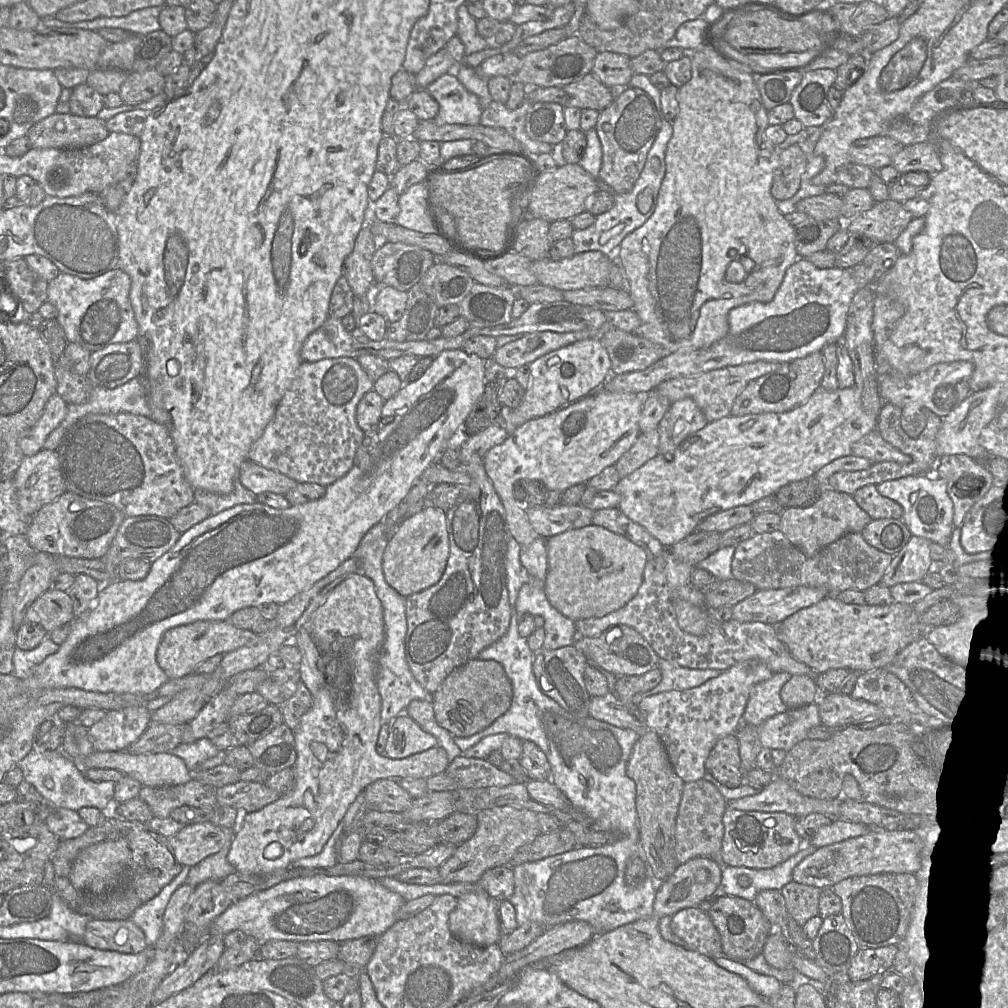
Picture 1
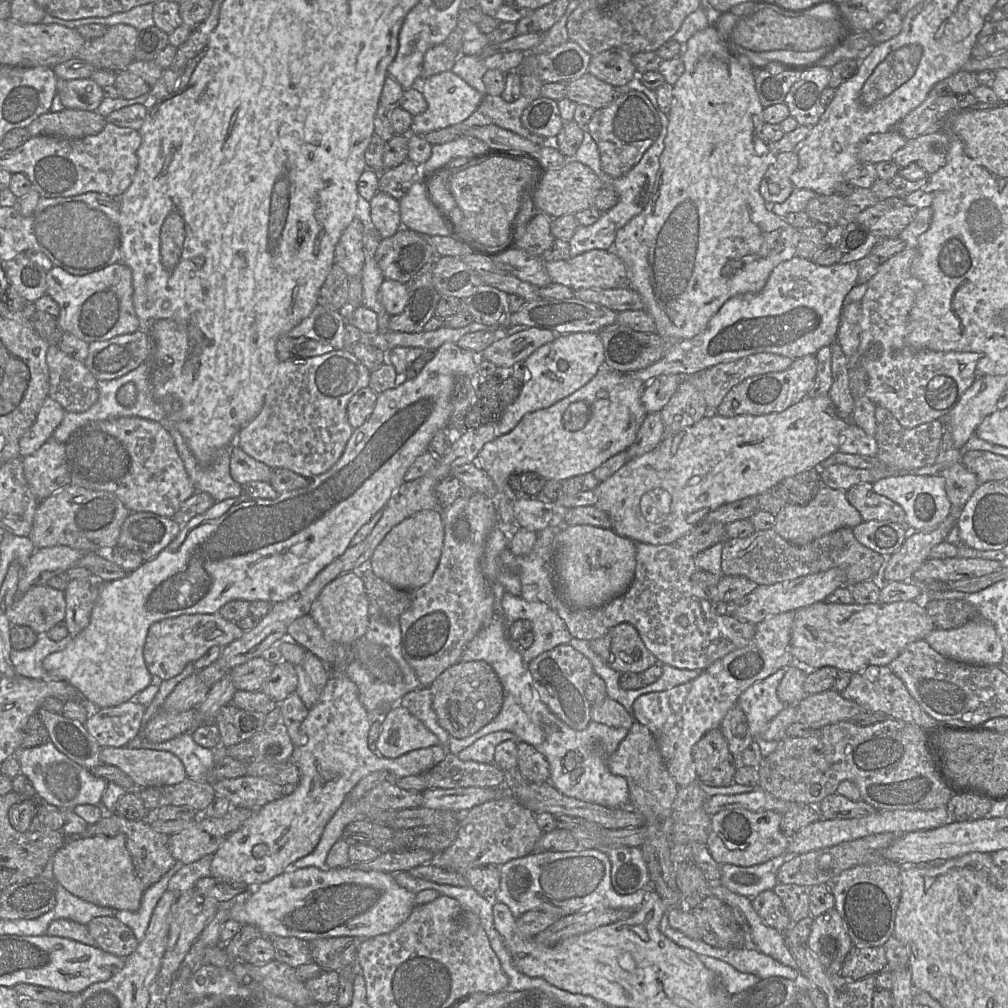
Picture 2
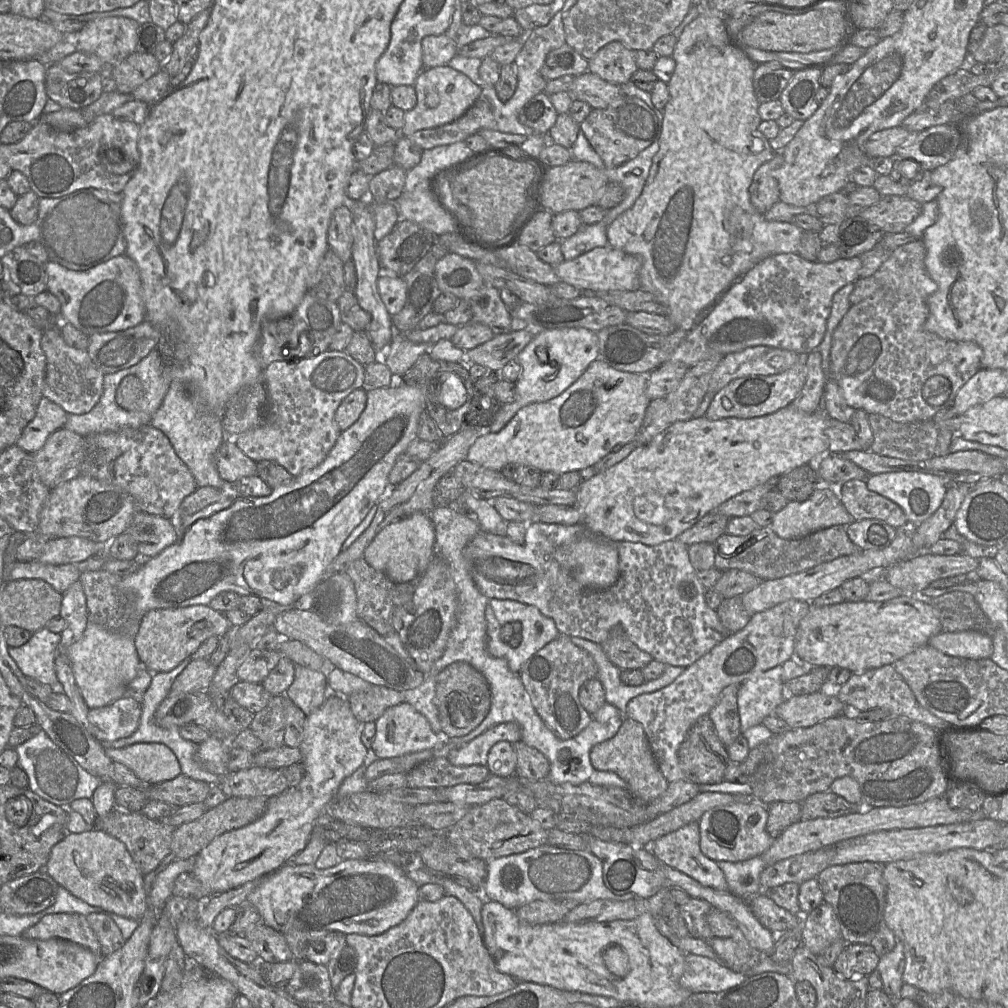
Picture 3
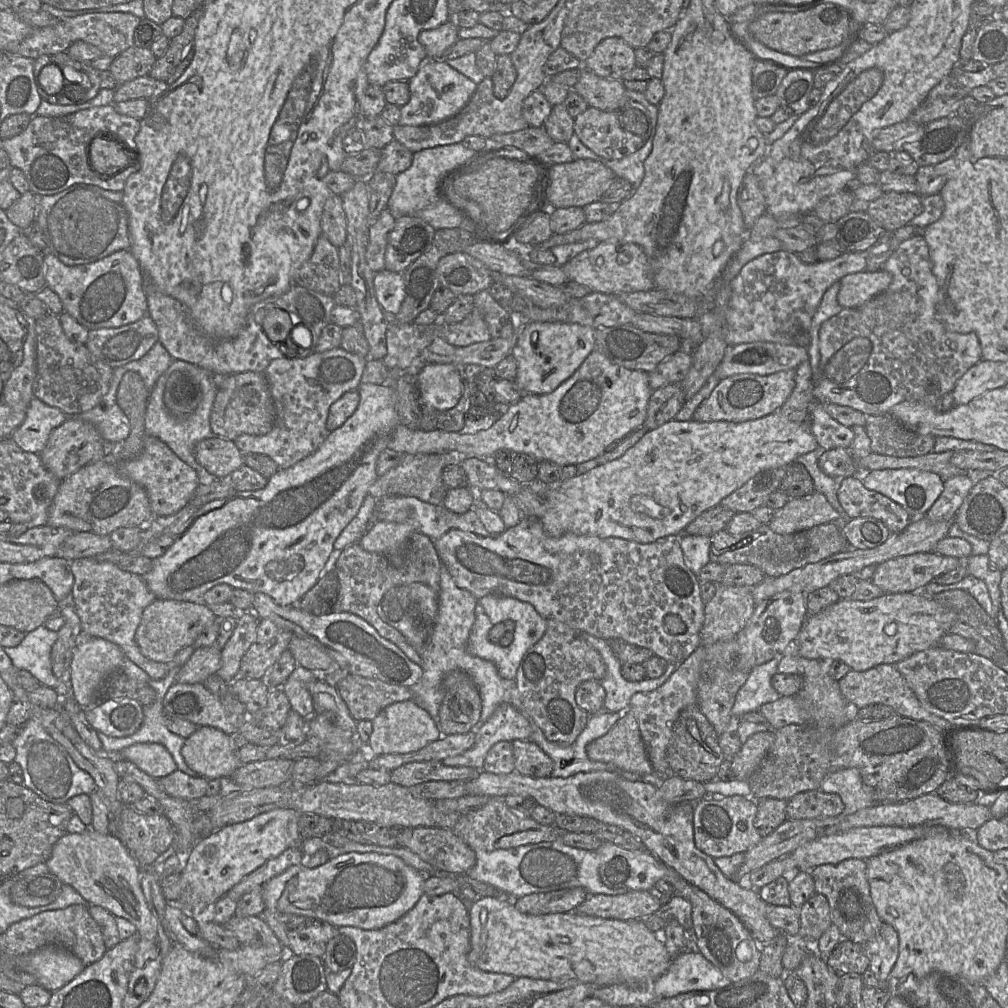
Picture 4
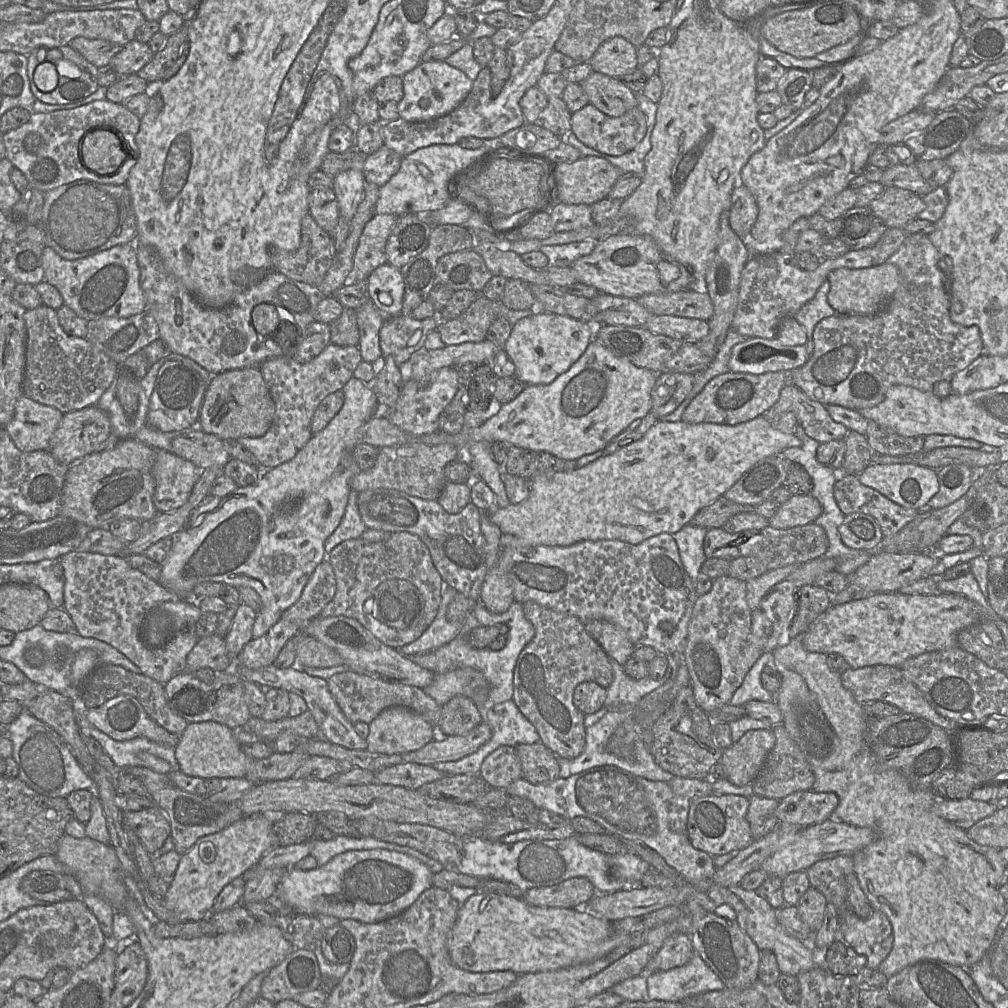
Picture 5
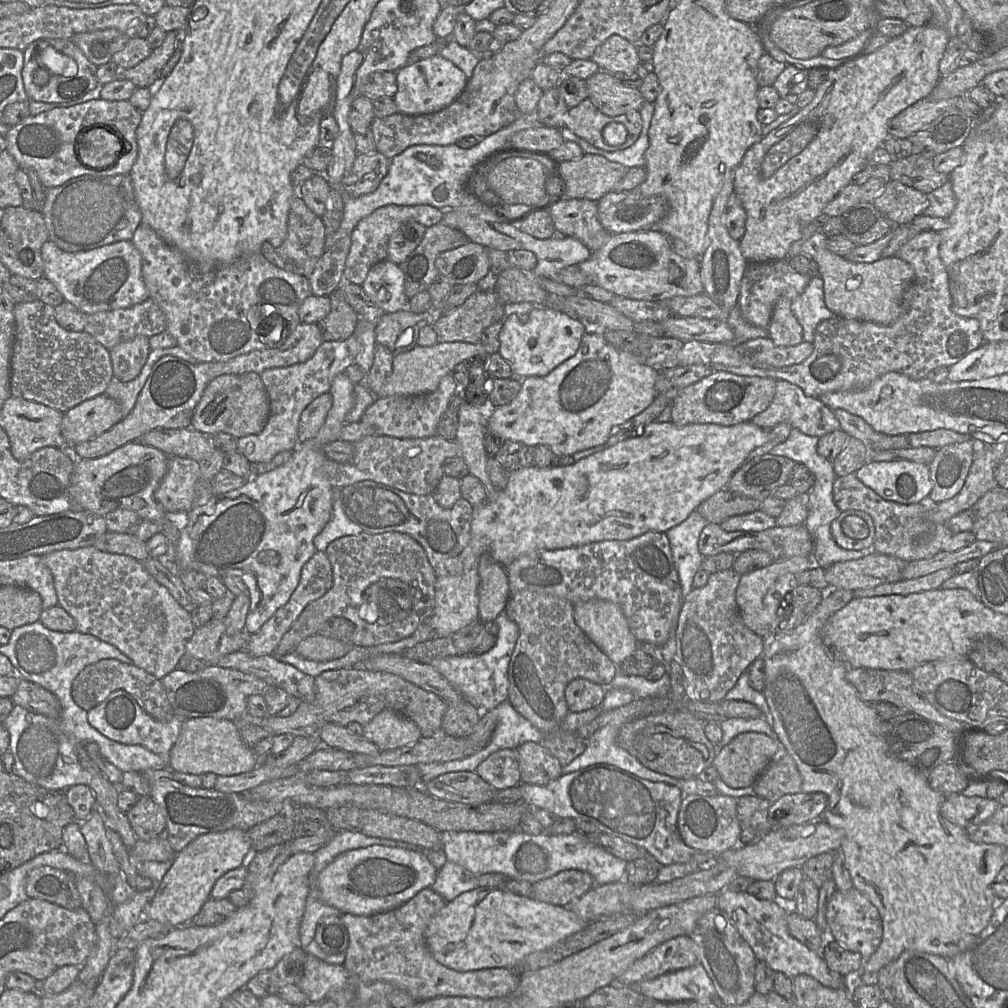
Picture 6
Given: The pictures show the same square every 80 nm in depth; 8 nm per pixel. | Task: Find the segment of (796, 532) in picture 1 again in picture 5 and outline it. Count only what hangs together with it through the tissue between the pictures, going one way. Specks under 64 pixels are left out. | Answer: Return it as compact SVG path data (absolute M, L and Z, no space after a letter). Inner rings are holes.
M792 495L769 519L769 526L775 529L789 529L811 524L821 513L822 506L813 496Z

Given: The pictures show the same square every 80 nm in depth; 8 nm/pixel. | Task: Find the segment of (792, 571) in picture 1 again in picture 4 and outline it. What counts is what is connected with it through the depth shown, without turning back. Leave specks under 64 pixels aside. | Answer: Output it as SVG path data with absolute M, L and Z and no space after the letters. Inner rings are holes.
M835 523L820 524L792 534L777 534L768 525L739 535L721 530L710 537L710 561L726 566L732 564L753 565L763 571L766 577L778 577L819 562L834 554L847 551L848 542L842 530Z

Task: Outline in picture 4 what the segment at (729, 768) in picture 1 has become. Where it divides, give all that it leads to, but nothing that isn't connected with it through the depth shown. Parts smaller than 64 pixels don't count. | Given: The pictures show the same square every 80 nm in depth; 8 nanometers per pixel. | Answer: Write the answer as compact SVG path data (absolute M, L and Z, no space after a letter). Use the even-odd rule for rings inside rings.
M697 705L684 709L673 727L673 734L667 748L670 775L680 776L702 783L713 781L725 756L719 746L718 734Z

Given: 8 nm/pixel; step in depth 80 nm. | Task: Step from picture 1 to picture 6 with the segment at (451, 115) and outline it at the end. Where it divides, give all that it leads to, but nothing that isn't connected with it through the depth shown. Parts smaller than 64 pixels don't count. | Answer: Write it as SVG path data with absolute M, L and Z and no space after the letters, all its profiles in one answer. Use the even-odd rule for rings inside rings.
M440 54L410 62L396 72L397 92L394 101L398 112L406 115L422 115L438 112L449 106L464 91L467 77L455 64Z

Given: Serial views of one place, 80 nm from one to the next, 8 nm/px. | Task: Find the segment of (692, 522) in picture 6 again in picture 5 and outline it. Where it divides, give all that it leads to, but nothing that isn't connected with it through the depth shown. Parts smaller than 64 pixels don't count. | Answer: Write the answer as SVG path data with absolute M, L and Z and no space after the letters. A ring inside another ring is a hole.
M689 523L678 532L671 534L676 541L681 562L693 581L698 579L700 568L707 559L703 550L707 530Z

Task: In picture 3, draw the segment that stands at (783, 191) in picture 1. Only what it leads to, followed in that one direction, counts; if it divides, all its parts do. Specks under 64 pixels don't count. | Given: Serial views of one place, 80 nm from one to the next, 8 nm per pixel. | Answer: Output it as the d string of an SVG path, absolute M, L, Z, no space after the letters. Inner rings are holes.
M777 152L775 157L762 164L753 176L749 186L750 201L759 213L764 214L779 200L779 185L775 179L775 170L784 164L782 152Z

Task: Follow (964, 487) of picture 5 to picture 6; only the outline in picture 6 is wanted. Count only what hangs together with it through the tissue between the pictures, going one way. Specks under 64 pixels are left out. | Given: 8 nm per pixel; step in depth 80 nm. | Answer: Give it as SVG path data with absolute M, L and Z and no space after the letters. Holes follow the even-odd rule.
M968 439L963 442L946 445L937 450L939 456L935 456L929 464L933 487L927 498L929 501L928 505L947 501L960 492L969 473L974 452L981 443L983 442Z

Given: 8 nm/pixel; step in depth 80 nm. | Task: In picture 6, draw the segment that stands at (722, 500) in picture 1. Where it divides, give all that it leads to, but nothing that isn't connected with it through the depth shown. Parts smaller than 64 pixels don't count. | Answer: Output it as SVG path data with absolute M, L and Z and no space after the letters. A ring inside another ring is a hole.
M751 421L742 422L731 426L722 426L711 423L687 424L678 426L672 422L652 422L646 425L641 436L631 437L620 441L617 444L608 447L602 451L596 452L588 457L576 461L572 465L557 466L552 468L539 468L531 466L510 472L508 483L502 490L497 490L495 496L490 496L483 504L475 506L471 521L471 539L469 544L461 553L461 562L463 571L456 576L437 576L435 582L435 607L432 616L427 623L432 630L433 636L445 637L453 634L464 627L479 621L479 596L478 588L480 577L478 566L480 557L483 554L489 554L492 559L504 566L510 565L515 559L523 555L534 554L541 550L556 550L586 545L604 540L630 540L646 532L663 532L679 525L688 516L695 511L698 506L712 496L714 493L724 489L732 475L747 461L750 454L757 448L770 441L769 434L763 428L753 424Z

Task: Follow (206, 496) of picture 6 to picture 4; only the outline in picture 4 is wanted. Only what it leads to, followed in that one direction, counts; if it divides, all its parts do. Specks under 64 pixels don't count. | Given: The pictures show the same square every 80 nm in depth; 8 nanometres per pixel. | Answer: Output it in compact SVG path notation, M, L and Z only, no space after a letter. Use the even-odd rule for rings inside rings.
M150 435L144 437L144 447L140 455L122 464L122 473L146 490L155 516L169 516L178 512L191 500L199 486L198 473L182 461L167 444Z

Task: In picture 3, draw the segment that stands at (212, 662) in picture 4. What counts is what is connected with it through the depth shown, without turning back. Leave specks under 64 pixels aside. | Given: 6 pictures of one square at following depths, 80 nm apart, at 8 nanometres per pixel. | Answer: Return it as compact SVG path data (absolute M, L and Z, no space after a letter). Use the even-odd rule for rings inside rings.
M193 659L176 677L169 694L193 693L207 691L217 668L209 659Z

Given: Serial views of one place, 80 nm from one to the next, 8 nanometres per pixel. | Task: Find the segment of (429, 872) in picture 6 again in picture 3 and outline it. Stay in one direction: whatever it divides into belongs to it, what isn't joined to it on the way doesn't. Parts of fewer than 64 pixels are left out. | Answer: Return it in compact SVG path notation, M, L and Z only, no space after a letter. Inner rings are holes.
M377 858L342 860L327 869L288 863L264 877L247 902L257 908L262 923L282 934L298 930L376 936L406 919L419 901L419 888L403 867Z

